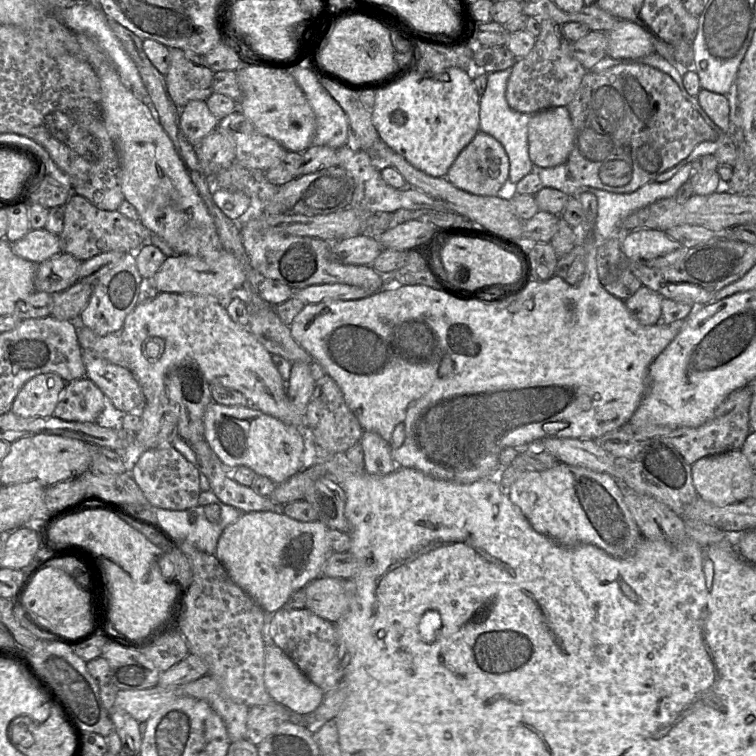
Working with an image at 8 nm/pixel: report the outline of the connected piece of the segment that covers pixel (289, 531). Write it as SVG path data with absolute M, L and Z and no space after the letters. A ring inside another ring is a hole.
M253 511L243 513L228 525L220 535L215 556L223 565L233 582L238 585L267 614L282 609L290 595L305 588L322 575L324 563L332 552L328 539L329 528L321 521L300 522L279 511Z

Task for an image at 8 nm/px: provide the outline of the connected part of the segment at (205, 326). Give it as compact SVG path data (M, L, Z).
M159 293L135 306L124 321L121 334L124 341L124 353L127 353L129 357L129 370L140 385L145 397L141 416L142 428L135 434L135 440L144 448L144 451L153 448L162 417L168 406L166 375L172 370L184 367L196 367L209 384L218 383L237 390L248 399L249 406L287 425L303 430L304 415L290 401L286 391L286 382L277 370L272 355L248 328L240 326L230 318L225 302L195 293Z

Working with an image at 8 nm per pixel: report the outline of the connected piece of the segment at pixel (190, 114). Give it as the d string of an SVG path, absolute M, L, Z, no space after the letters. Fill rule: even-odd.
M203 100L189 101L179 110L181 131L193 146L197 146L203 138L217 129L218 120Z

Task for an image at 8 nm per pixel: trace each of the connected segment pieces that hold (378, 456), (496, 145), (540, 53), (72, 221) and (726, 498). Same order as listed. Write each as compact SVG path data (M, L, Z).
M363 431L359 444L363 450L364 472L374 476L384 476L398 467L393 460L390 446L379 434Z
M479 131L460 152L446 178L455 187L479 196L497 196L509 178L509 158L502 144L489 134Z
M550 19L541 20L541 32L534 47L524 58L518 58L511 68L505 96L513 110L534 114L567 106L573 100L587 69L574 57L572 43L563 36L561 25Z
M71 194L64 205L63 229L59 234L61 253L67 253L80 262L109 251L135 253L149 241L151 232L139 221L131 220L116 211L96 208L82 196Z
M740 450L702 457L691 465L691 470L698 497L707 502L724 506L750 498L755 470Z

